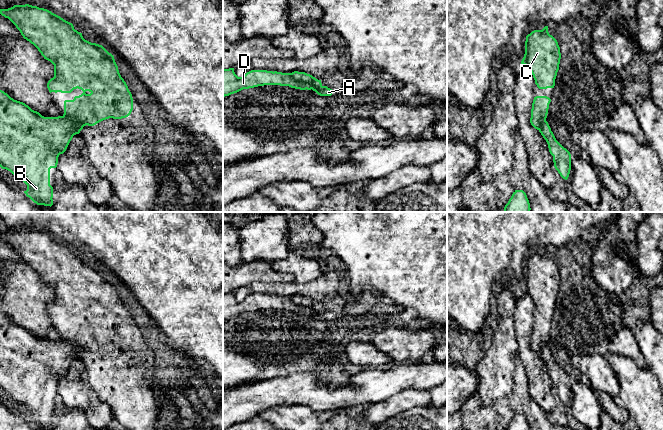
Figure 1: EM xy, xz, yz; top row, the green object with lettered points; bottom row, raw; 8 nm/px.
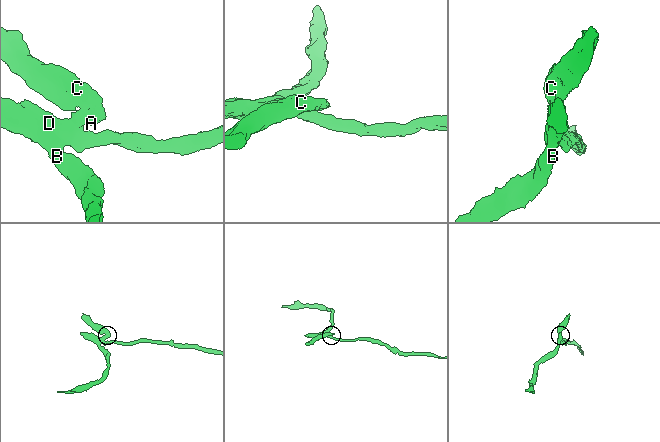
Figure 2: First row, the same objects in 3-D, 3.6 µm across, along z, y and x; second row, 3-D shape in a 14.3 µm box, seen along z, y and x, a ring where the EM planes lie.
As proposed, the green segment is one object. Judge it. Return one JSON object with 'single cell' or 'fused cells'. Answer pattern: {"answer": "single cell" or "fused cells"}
{"answer": "fused cells"}

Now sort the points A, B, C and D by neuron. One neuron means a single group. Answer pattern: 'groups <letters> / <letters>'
groups A C / B D

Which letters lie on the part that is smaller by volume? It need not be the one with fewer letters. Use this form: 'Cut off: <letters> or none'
Cut off: A, C

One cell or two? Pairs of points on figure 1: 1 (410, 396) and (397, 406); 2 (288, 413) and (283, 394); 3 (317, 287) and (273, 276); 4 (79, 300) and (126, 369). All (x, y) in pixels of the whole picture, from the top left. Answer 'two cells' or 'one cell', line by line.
1: one cell
2: two cells
3: two cells
4: one cell

